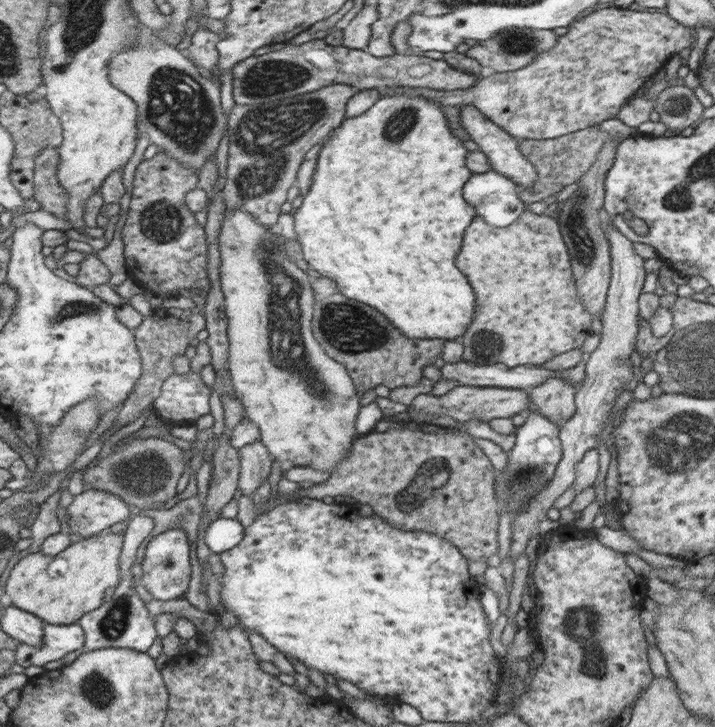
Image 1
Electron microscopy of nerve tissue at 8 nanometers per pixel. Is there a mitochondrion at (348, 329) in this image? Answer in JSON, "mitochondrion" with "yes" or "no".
{"mitochondrion":"yes"}

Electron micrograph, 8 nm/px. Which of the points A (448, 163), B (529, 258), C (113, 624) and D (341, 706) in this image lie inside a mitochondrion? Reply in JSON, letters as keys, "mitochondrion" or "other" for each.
{"A":"other","B":"other","C":"mitochondrion","D":"other"}

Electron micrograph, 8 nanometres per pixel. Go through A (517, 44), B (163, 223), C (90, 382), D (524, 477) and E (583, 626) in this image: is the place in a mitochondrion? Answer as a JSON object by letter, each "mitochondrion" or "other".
{"A":"mitochondrion","B":"mitochondrion","C":"other","D":"mitochondrion","E":"mitochondrion"}

